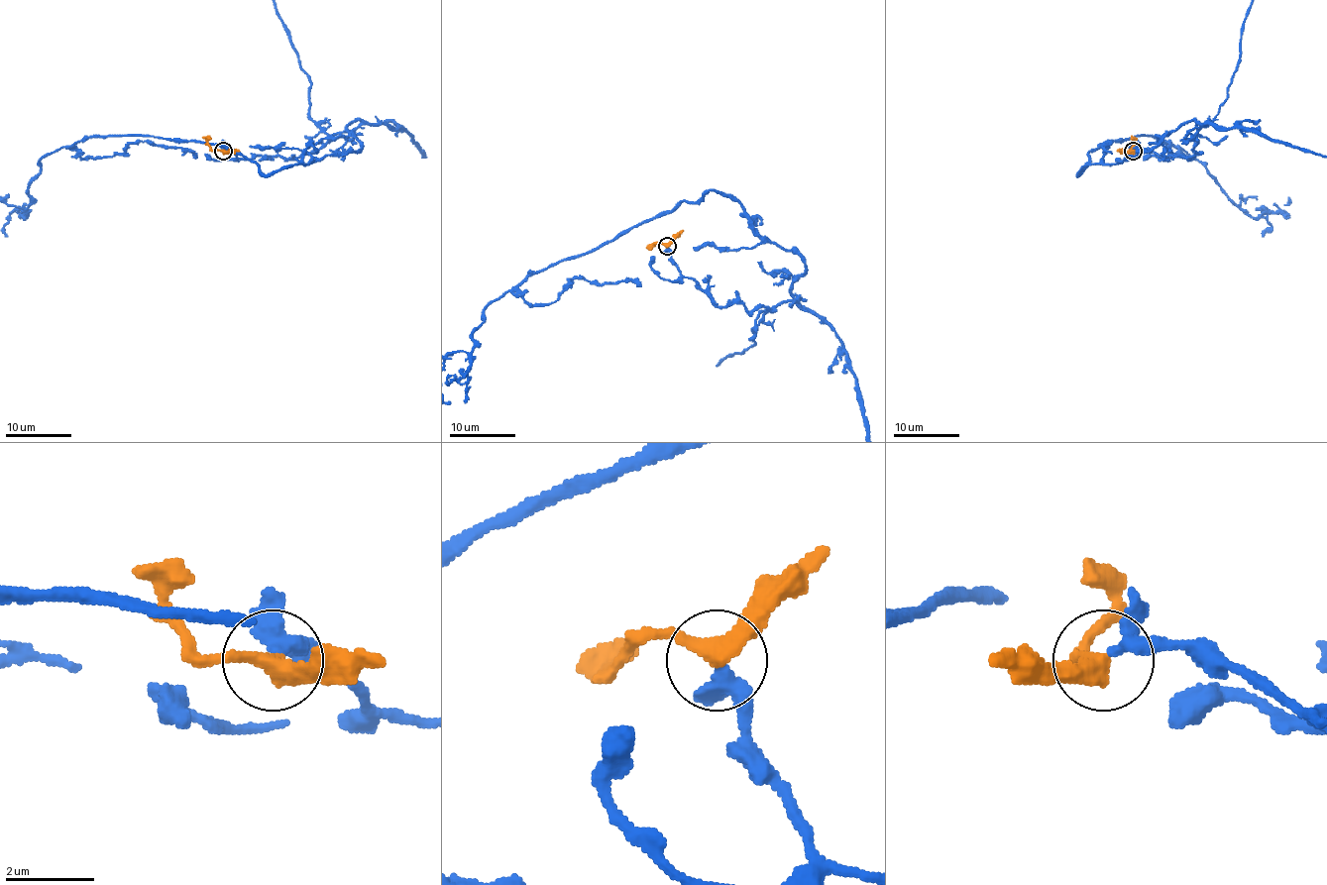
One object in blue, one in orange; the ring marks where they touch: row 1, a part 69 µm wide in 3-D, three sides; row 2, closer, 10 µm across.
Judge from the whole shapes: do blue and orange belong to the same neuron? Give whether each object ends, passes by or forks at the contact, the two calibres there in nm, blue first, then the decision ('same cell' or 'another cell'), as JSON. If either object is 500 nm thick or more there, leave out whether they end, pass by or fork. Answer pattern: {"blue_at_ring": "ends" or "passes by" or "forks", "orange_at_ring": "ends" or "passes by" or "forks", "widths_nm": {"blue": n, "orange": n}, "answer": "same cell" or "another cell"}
{"blue_at_ring": "passes by", "orange_at_ring": "passes by", "widths_nm": {"blue": 320, "orange": 400}, "answer": "same cell"}

